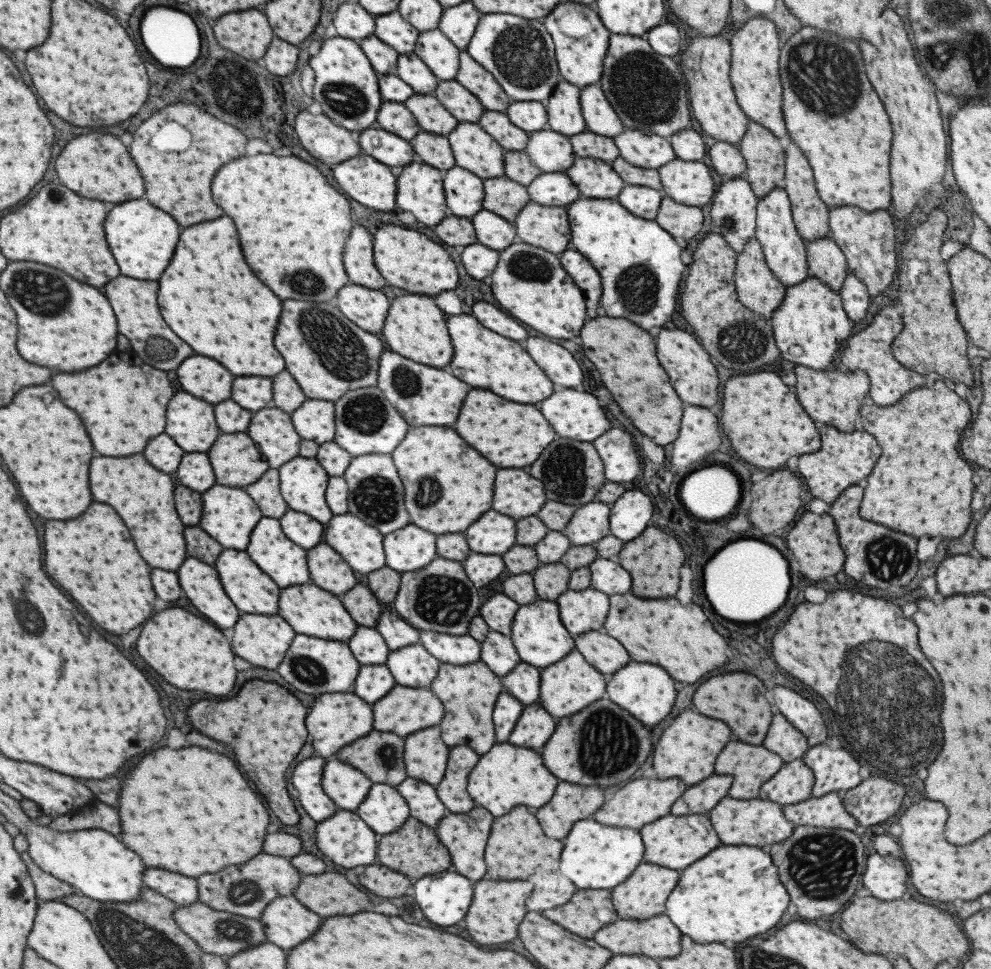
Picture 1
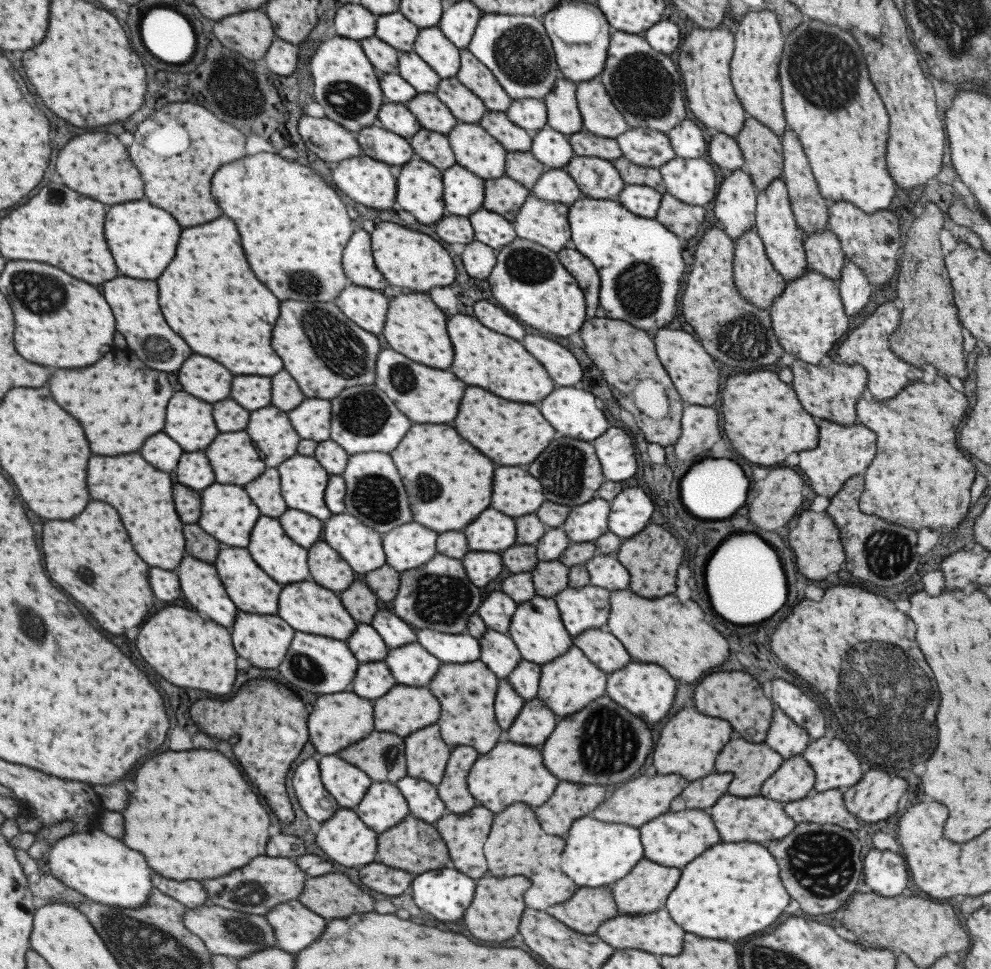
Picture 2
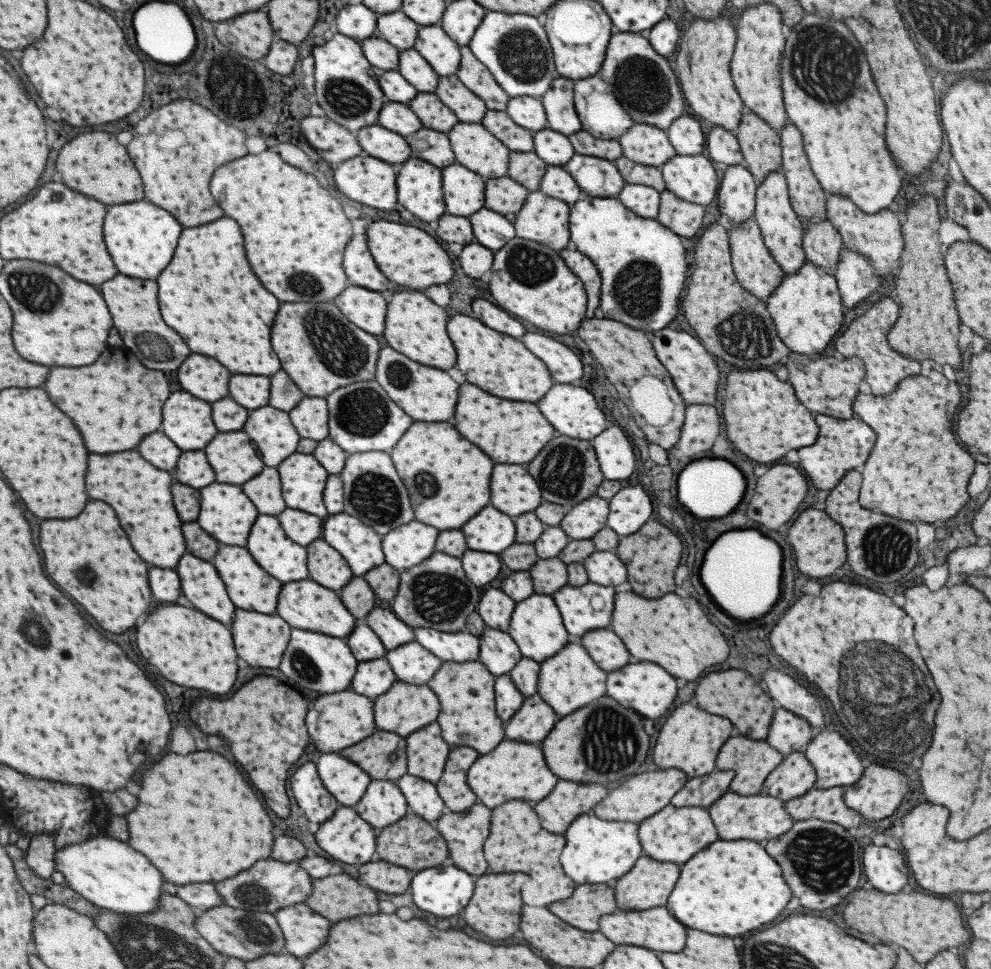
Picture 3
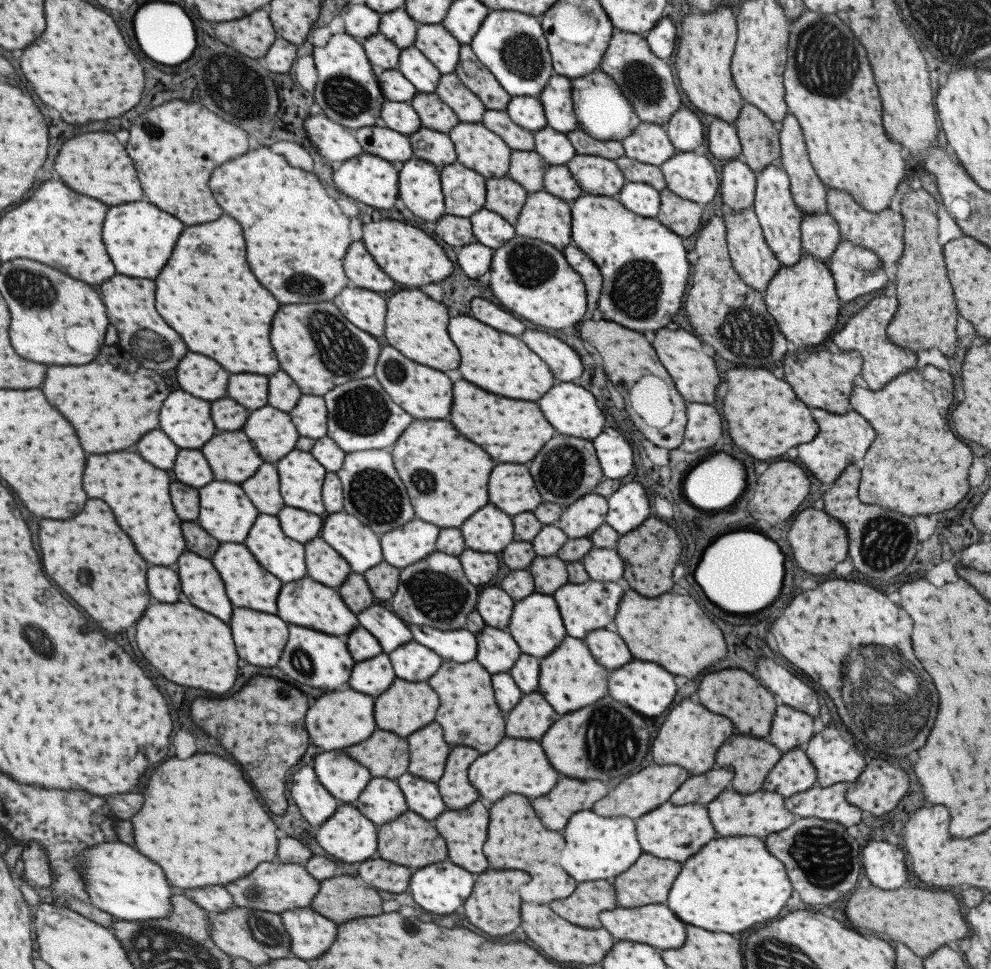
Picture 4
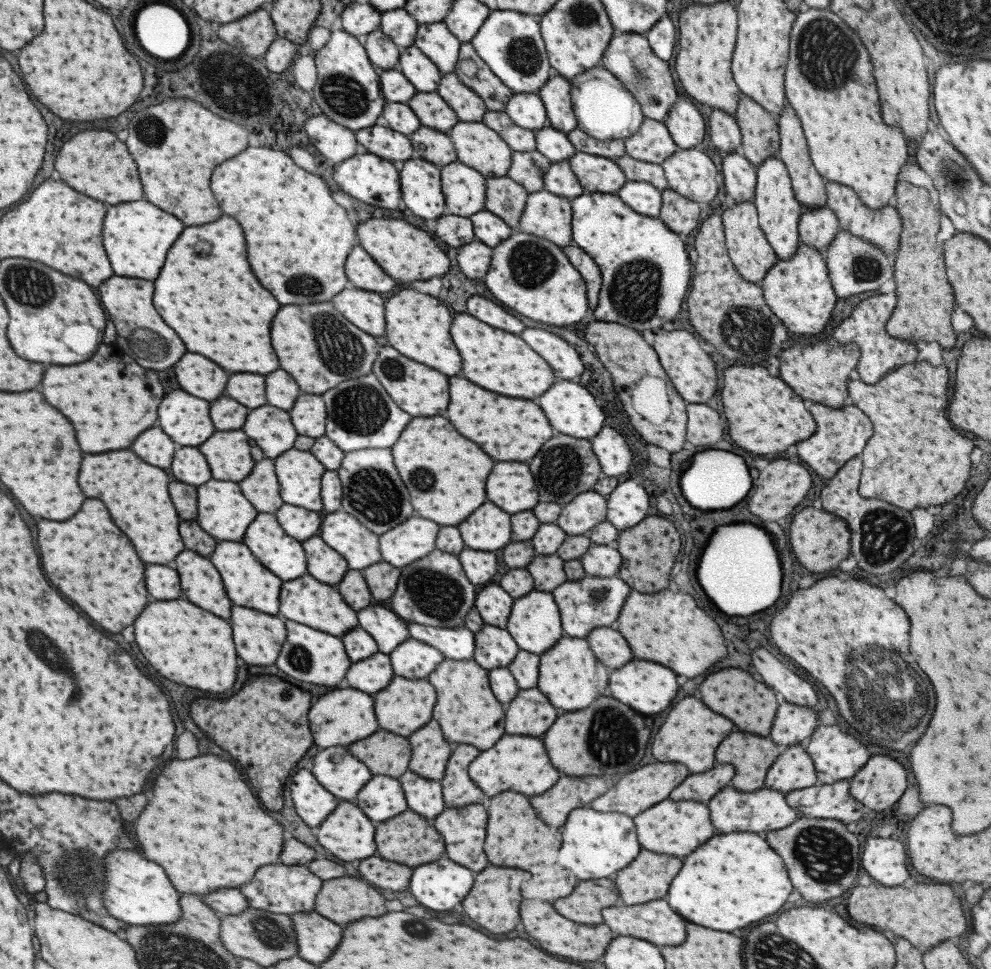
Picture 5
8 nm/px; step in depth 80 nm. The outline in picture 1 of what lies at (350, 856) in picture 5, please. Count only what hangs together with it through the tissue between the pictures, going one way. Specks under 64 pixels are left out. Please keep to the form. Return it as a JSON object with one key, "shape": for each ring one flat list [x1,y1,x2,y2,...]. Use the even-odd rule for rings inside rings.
{"shape":[[334,812,315,828,317,848,337,866,355,868,375,860,375,834,353,814]]}

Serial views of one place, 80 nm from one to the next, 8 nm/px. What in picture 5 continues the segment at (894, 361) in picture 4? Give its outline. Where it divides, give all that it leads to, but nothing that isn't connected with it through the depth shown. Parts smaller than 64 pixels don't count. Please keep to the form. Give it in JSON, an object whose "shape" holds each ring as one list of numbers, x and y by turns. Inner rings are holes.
{"shape":[[893,292,867,297,867,299,860,301,851,314,834,328,832,336,838,344,853,343,859,348,860,357,855,370,858,372,861,382,875,384,879,378,893,369,916,360,915,343,893,339,884,329,895,305,896,294]]}

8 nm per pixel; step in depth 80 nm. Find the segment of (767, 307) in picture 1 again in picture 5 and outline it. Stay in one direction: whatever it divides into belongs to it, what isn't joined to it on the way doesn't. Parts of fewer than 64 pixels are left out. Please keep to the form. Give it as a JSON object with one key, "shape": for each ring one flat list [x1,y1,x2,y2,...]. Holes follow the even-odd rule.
{"shape":[[745,200,735,204,732,208,726,208,720,217,724,228,724,245,734,269,743,280,760,284,765,273,775,264,777,258,758,225,755,206,751,200]]}

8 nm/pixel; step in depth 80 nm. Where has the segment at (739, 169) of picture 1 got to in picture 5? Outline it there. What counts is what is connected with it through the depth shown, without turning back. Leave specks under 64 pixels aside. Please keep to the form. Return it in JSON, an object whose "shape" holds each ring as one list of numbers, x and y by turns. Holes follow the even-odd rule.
{"shape":[[712,109,707,120,709,142,717,152,729,154,738,151,740,146,740,131,735,119,724,110]]}

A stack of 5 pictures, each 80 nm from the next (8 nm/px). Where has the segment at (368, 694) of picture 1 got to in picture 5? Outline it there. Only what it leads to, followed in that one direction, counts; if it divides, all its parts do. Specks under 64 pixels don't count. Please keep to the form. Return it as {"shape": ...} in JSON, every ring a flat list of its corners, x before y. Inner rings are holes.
{"shape":[[373,654,361,662,355,662,349,666,345,678,347,678,347,686,367,692,367,694,375,694,381,688,385,688,391,680,391,666,389,666,389,656,387,654]]}

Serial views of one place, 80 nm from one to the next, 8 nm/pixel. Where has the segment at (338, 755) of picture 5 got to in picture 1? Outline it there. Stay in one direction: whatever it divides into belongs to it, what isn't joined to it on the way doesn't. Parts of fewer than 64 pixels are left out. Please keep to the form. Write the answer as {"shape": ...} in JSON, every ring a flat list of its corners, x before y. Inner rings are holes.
{"shape":[[327,760,323,766,323,792,341,810,355,810,363,802,371,785,366,776,337,760]]}

